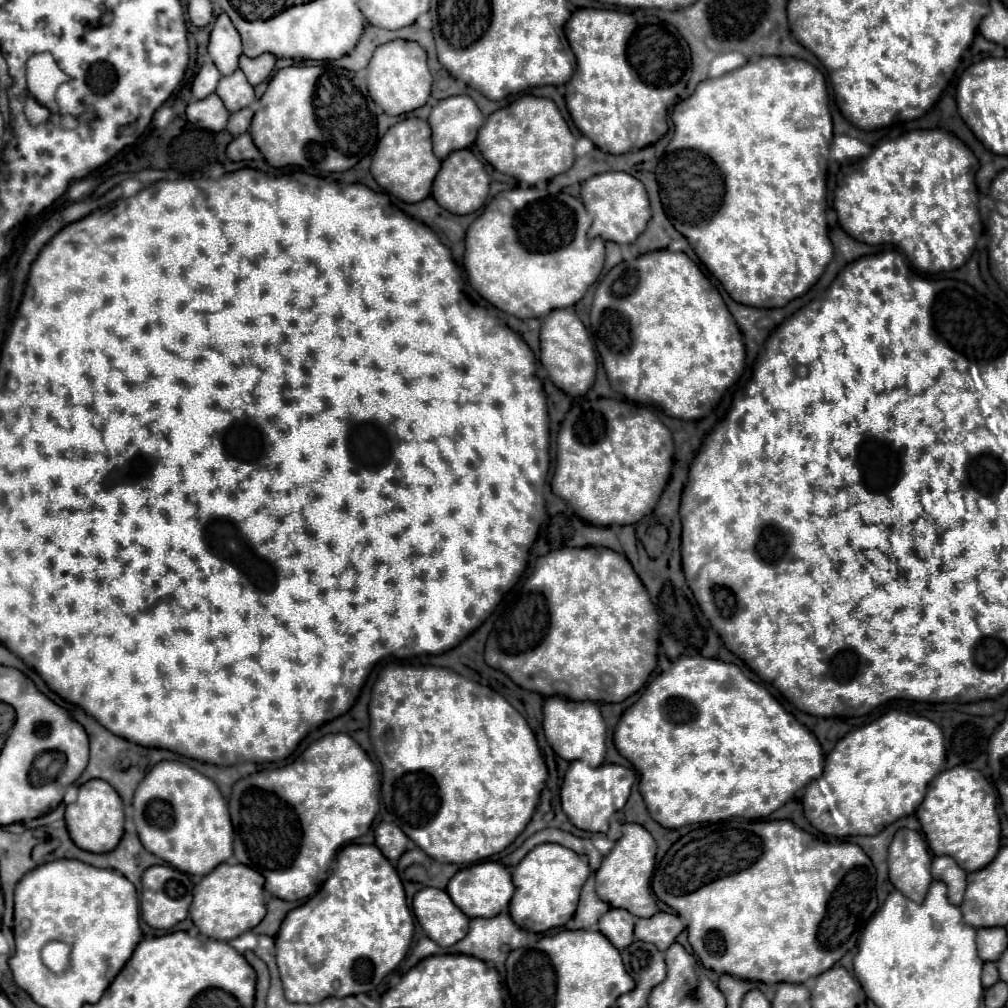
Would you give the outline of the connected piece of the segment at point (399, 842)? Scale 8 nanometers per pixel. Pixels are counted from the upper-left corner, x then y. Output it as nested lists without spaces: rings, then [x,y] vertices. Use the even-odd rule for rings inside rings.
[[[379,823],[375,827],[375,845],[391,863],[395,863],[403,855],[407,841],[407,835],[395,823]]]

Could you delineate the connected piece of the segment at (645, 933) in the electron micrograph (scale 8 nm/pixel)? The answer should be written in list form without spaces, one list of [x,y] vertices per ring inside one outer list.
[[[655,913],[649,919],[637,919],[635,939],[653,943],[659,951],[667,951],[675,937],[683,931],[683,923],[673,913]]]

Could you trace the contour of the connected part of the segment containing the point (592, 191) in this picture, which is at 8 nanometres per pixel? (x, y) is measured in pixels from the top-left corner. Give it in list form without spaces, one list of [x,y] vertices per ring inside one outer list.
[[[611,171],[611,173],[593,175],[581,185],[581,201],[593,219],[589,235],[601,237],[603,241],[613,241],[619,245],[635,243],[637,237],[645,231],[647,221],[651,219],[651,207],[645,187],[639,179],[631,177],[629,173]]]

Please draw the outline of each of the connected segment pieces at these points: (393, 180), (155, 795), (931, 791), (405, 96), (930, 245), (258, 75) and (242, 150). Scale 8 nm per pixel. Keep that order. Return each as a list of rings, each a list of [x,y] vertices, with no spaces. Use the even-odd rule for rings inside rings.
[[[409,117],[409,119],[395,123],[379,141],[373,161],[371,161],[371,175],[393,197],[405,203],[419,203],[425,197],[429,197],[431,185],[439,167],[441,163],[431,151],[429,123],[425,119]]]
[[[181,761],[157,763],[135,789],[133,823],[143,847],[181,873],[207,875],[233,855],[233,825],[217,785]]]
[[[965,765],[941,771],[929,783],[927,795],[917,809],[917,819],[931,851],[935,855],[953,857],[967,873],[987,867],[999,851],[1001,829],[997,815],[997,791],[979,771]]]
[[[389,41],[379,45],[367,67],[367,83],[371,99],[387,113],[387,115],[405,115],[427,103],[431,93],[431,73],[427,67],[427,53],[415,41]]]
[[[943,129],[911,131],[897,139],[883,141],[869,157],[845,163],[835,189],[835,211],[847,235],[869,245],[893,245],[907,255],[921,273],[933,275],[961,267],[975,249],[983,226],[979,215],[975,169],[979,167],[971,149]]]
[[[245,55],[239,57],[239,69],[245,73],[247,81],[251,85],[259,85],[271,77],[271,71],[275,67],[275,57],[273,55],[259,55],[255,59],[249,59]]]
[[[243,133],[239,137],[235,137],[229,145],[227,145],[227,157],[231,161],[249,161],[249,159],[259,159],[261,153],[257,151],[253,139],[249,133]]]

